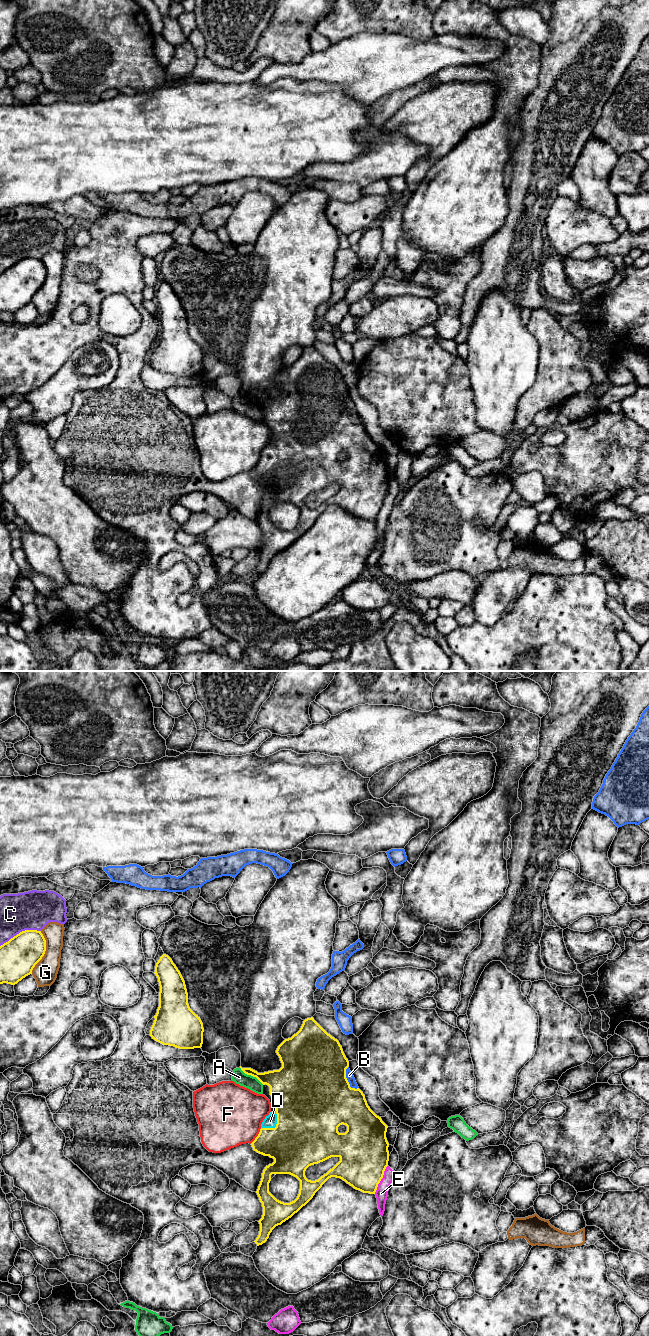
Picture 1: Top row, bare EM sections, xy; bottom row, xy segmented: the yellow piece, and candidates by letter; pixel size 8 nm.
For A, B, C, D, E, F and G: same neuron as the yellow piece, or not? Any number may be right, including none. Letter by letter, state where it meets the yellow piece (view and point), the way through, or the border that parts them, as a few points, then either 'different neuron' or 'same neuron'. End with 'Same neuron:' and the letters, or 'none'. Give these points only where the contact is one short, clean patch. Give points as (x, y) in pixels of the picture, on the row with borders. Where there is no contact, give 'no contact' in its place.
A: meets yellow in xy at (251, 1075); different neuron
B: meets yellow in xy at (346, 1079); different neuron
C: meets yellow in xy at (20, 932); different neuron
D: meets yellow in xy at (276, 1126); runs through xy (306, 1133), (283, 1133), (276, 1126), (270, 1121); same neuron
E: meets yellow in xy at (381, 1178); different neuron
F: meets yellow in xy at (257, 1136); different neuron
G: meets yellow in xy at (44, 952); different neuron
Same neuron: D

